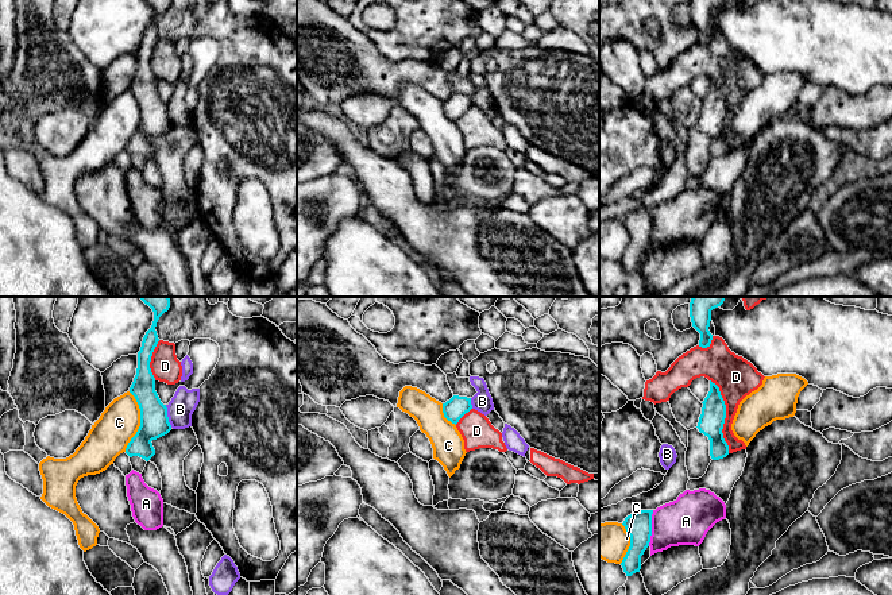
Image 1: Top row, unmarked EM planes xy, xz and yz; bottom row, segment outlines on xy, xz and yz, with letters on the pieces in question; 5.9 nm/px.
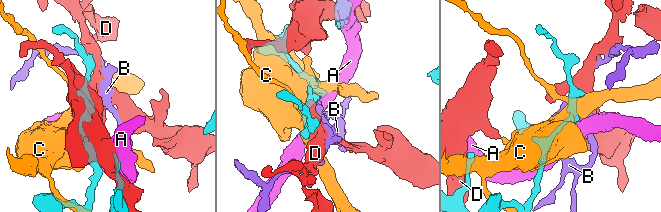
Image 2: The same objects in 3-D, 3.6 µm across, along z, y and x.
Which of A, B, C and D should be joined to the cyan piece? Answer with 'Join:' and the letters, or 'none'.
Join: none

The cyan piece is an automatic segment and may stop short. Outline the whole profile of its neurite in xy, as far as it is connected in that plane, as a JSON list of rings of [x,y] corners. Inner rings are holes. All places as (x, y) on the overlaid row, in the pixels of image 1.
[[[139,297],[154,312],[151,328],[146,332],[140,351],[138,352],[138,368],[130,393],[135,397],[140,409],[140,426],[126,448],[126,453],[139,456],[148,461],[154,455],[152,440],[171,430],[167,407],[155,391],[155,378],[150,368],[152,352],[159,341],[155,327],[159,317],[169,310],[169,297]]]

